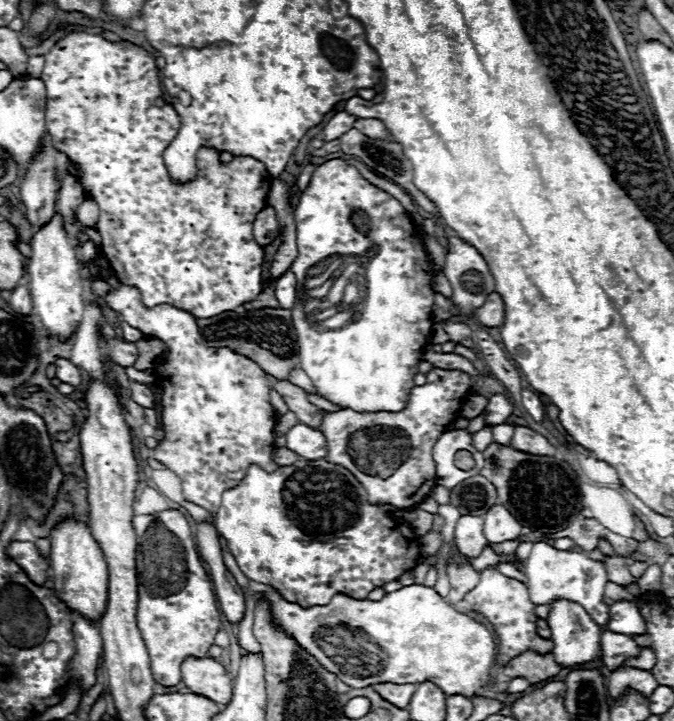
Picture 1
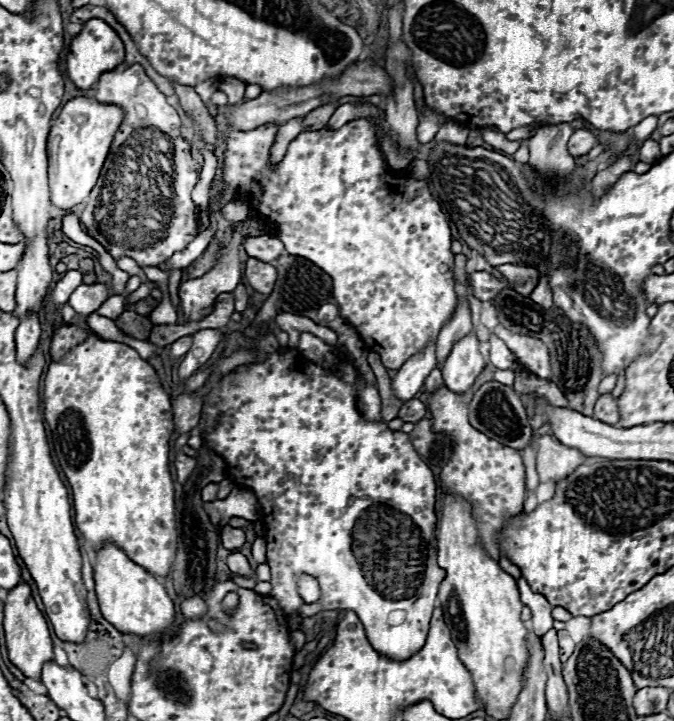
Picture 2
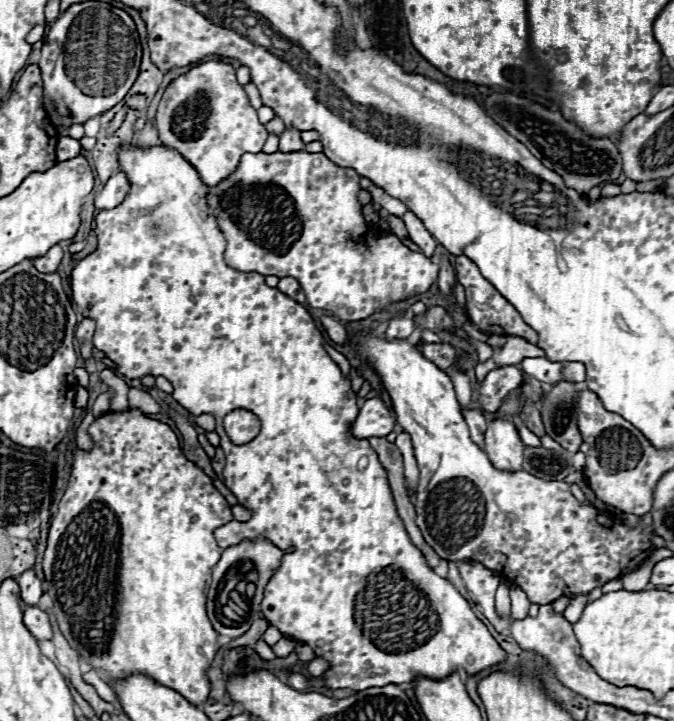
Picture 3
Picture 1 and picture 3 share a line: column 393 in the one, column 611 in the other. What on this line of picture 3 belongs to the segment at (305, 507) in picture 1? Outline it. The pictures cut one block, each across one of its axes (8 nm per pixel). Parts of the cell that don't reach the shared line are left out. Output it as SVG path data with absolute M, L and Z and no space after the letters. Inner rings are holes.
M374 332L356 334L350 344L378 372L384 388L392 398L392 408L396 412L398 424L406 434L412 436L414 454L420 468L416 492L416 524L424 540L440 558L448 562L476 560L488 570L498 570L506 578L514 580L514 584L520 586L534 604L550 604L560 596L588 594L610 580L634 572L650 560L658 548L652 544L652 538L656 536L652 514L640 516L636 526L626 526L608 518L598 508L578 502L570 494L570 486L566 482L546 482L524 470L496 470L486 452L482 452L470 440L452 380L436 364L426 360L416 350L416 346L410 346L408 340L386 342L386 338L376 338Z

